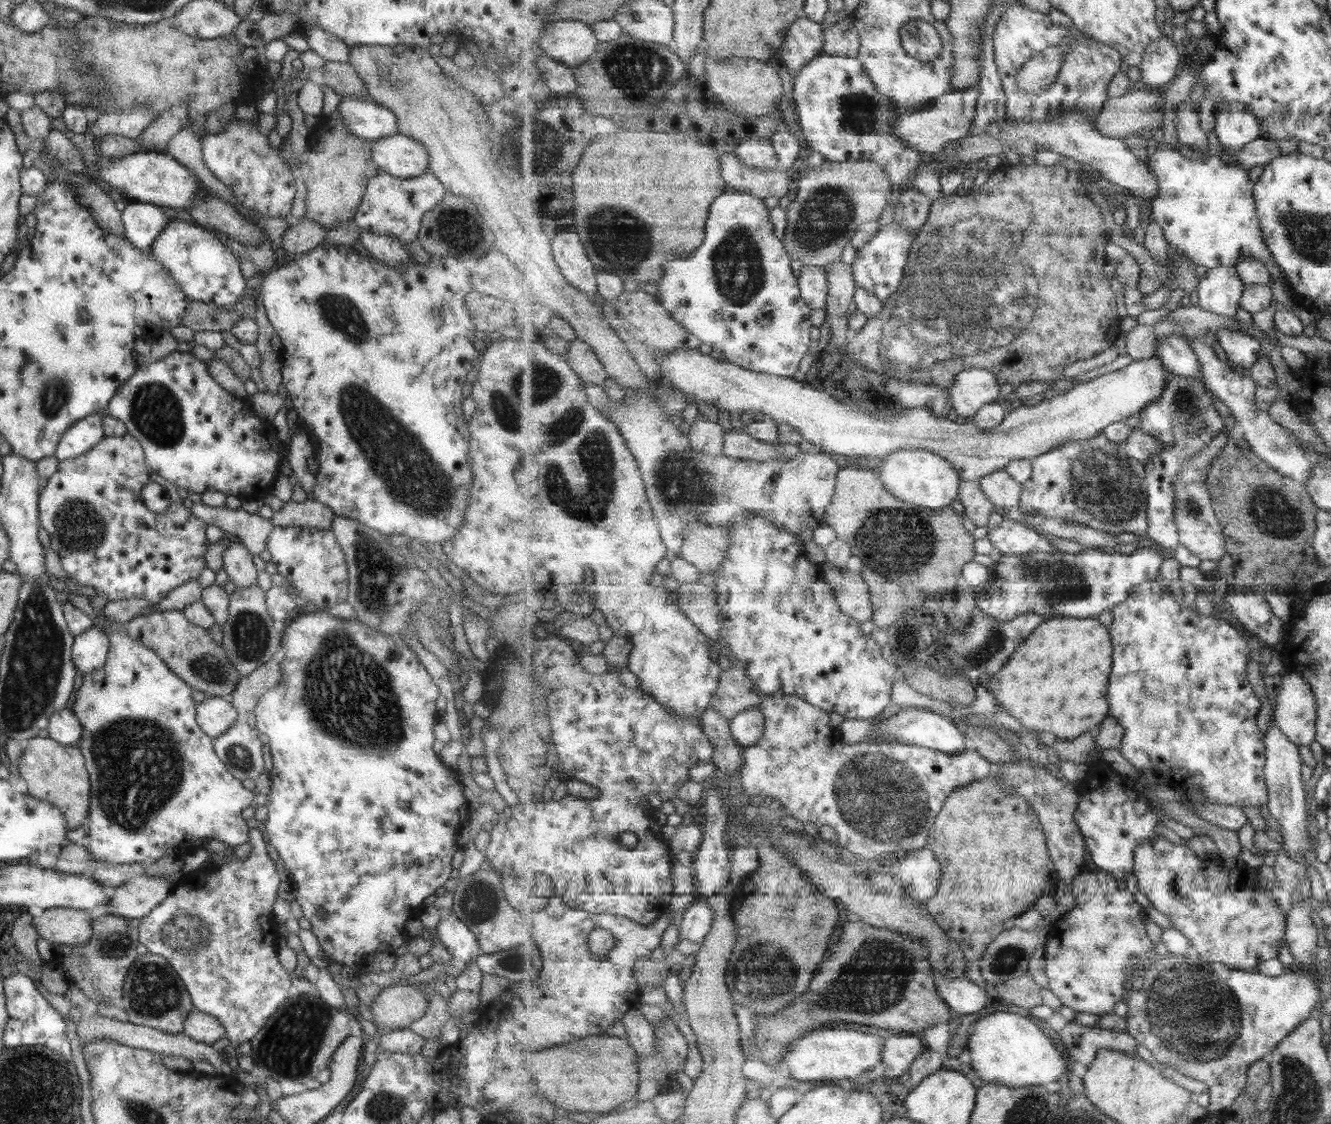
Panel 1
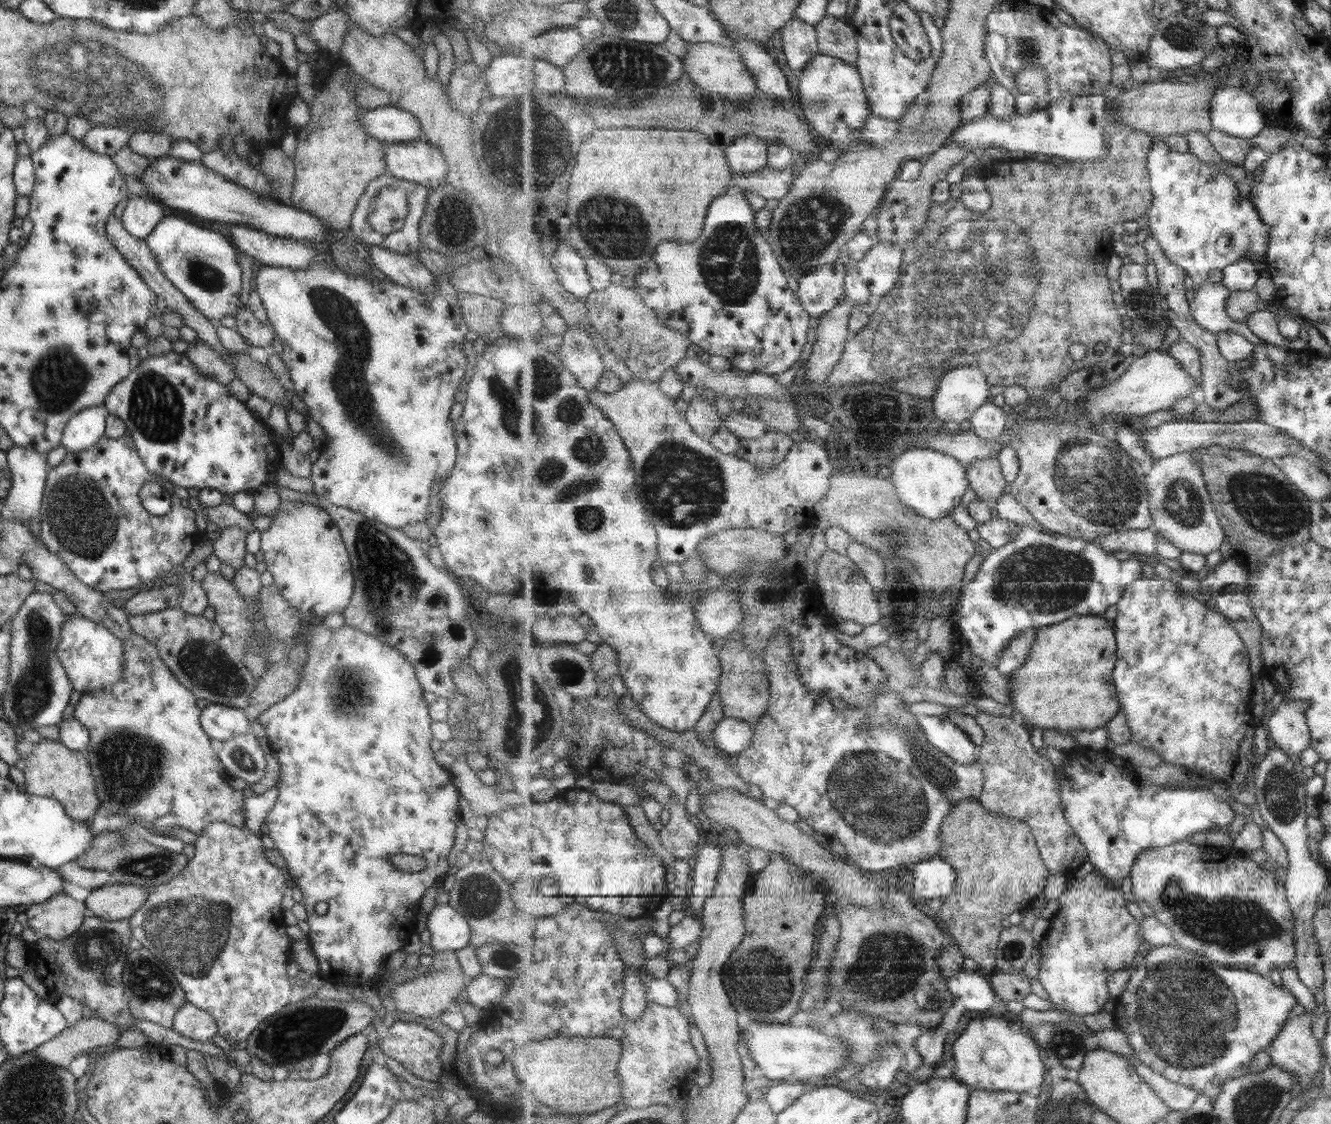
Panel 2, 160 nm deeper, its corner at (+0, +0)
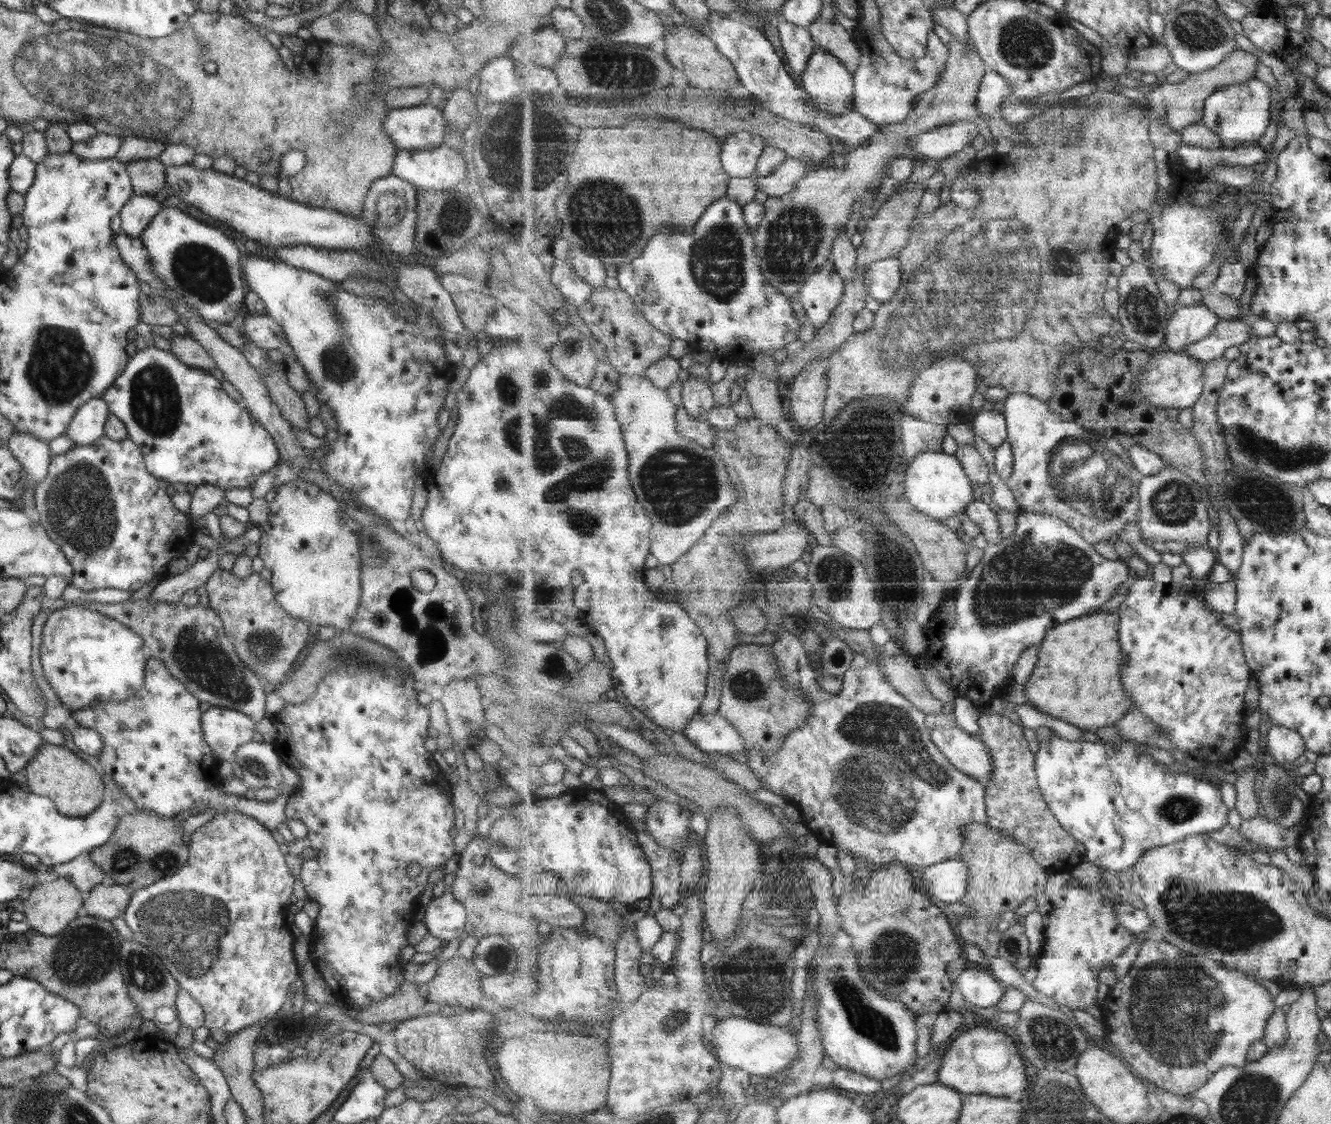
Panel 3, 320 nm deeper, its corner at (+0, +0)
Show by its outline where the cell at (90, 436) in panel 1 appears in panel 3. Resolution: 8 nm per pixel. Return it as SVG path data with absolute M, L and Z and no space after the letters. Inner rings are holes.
M100 397L91 398L77 408L65 435L77 446L88 445L104 436L104 424L109 413L107 404Z

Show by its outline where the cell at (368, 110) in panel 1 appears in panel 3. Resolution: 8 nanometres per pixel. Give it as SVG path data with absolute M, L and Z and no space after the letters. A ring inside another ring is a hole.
M426 103L390 109L381 128L396 151L429 151L443 144L444 123L442 112Z

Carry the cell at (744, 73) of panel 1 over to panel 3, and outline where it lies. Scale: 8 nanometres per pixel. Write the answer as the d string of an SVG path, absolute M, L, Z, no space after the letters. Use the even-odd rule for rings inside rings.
M674 24L672 30L666 30L663 39L664 53L669 62L682 71L688 77L689 84L694 87L727 92L729 88L741 84L735 65L717 48L716 42L706 37L699 29Z

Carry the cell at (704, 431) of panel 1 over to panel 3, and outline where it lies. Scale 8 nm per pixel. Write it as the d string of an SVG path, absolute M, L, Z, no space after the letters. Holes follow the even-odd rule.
M699 377L688 379L682 386L683 405L694 421L707 421L709 412L715 408L715 398L710 382L705 383Z

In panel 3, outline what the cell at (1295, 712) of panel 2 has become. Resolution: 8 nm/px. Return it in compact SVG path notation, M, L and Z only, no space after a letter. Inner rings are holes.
M1273 725L1267 734L1266 745L1274 762L1289 767L1308 750L1299 730L1286 726Z

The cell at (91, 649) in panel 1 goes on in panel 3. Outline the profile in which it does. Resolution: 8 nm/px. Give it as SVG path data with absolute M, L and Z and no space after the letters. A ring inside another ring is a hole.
M76 601L48 613L43 626L38 657L45 681L54 690L60 704L64 704L71 712L92 708L98 702L123 702L134 696L143 685L143 669L149 656L143 646L143 640L137 634L133 634L133 630L99 612L80 606L80 602Z

